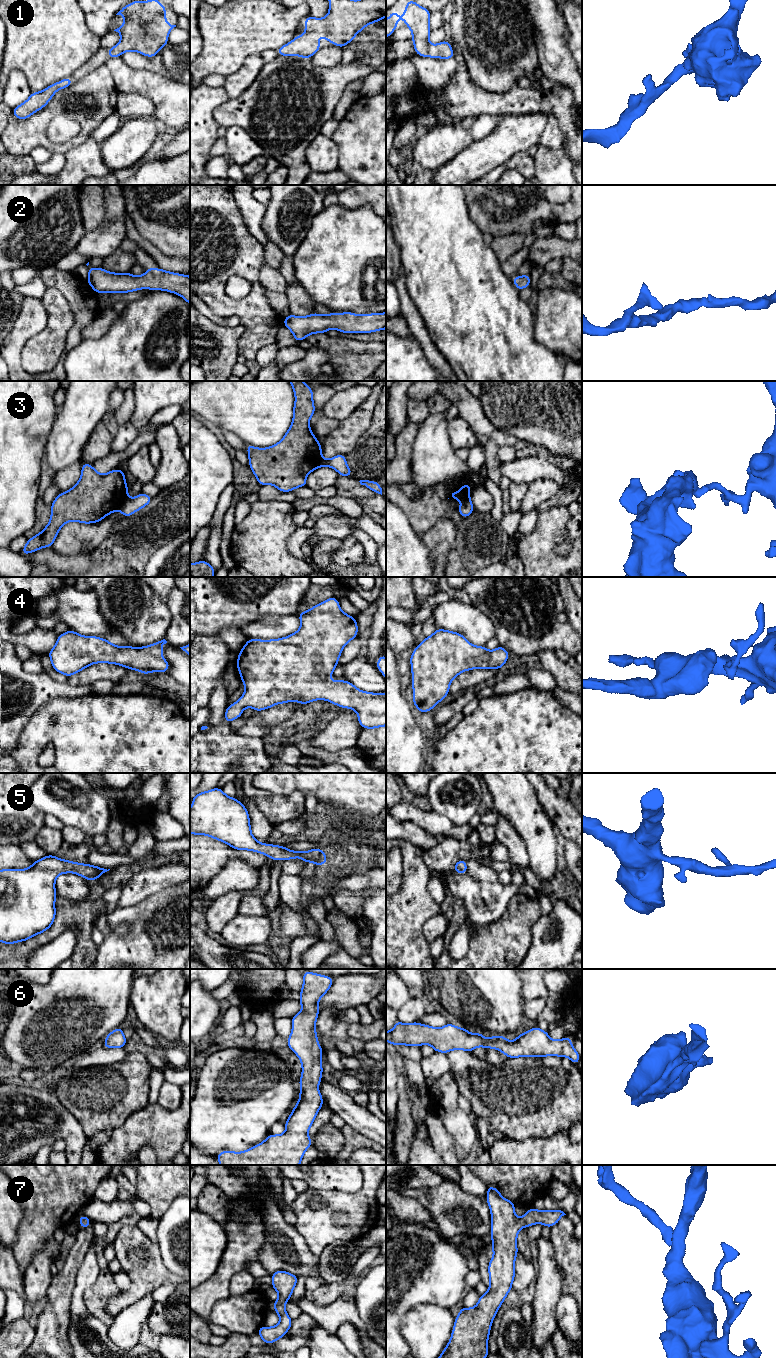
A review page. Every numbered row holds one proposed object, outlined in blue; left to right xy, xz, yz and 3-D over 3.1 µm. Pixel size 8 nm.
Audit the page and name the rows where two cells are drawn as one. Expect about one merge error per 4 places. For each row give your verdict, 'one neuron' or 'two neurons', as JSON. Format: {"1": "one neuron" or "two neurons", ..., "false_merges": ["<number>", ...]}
{"1": "one neuron", "2": "one neuron", "3": "two neurons", "4": "one neuron", "5": "one neuron", "6": "one neuron", "7": "one neuron", "false_merges": ["3"]}

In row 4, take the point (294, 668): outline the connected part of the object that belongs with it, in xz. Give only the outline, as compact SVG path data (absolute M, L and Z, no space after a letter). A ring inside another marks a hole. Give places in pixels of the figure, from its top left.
M331 597L298 616L300 629L289 636L271 640L247 639L238 653L236 664L245 692L239 700L228 705L225 721L230 724L241 717L247 707L262 711L286 702L304 705L314 700L327 700L343 709L355 710L362 728L386 726L386 692L365 692L349 681L328 680L338 665L343 648L358 635L356 618L341 610L336 597Z

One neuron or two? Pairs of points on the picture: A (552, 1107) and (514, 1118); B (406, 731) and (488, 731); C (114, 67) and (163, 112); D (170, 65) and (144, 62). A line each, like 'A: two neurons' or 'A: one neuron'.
A: one neuron
B: two neurons
C: one neuron
D: one neuron

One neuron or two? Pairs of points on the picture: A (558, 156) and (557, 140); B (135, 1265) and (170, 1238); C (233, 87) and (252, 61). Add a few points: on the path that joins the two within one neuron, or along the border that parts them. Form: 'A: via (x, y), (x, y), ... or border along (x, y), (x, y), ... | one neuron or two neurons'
A: border along (539, 144), (554, 149), (562, 148) | two neurons
B: border along (156, 1242), (163, 1264), (168, 1269) | two neurons
C: via (239, 81), (251, 67) | one neuron

